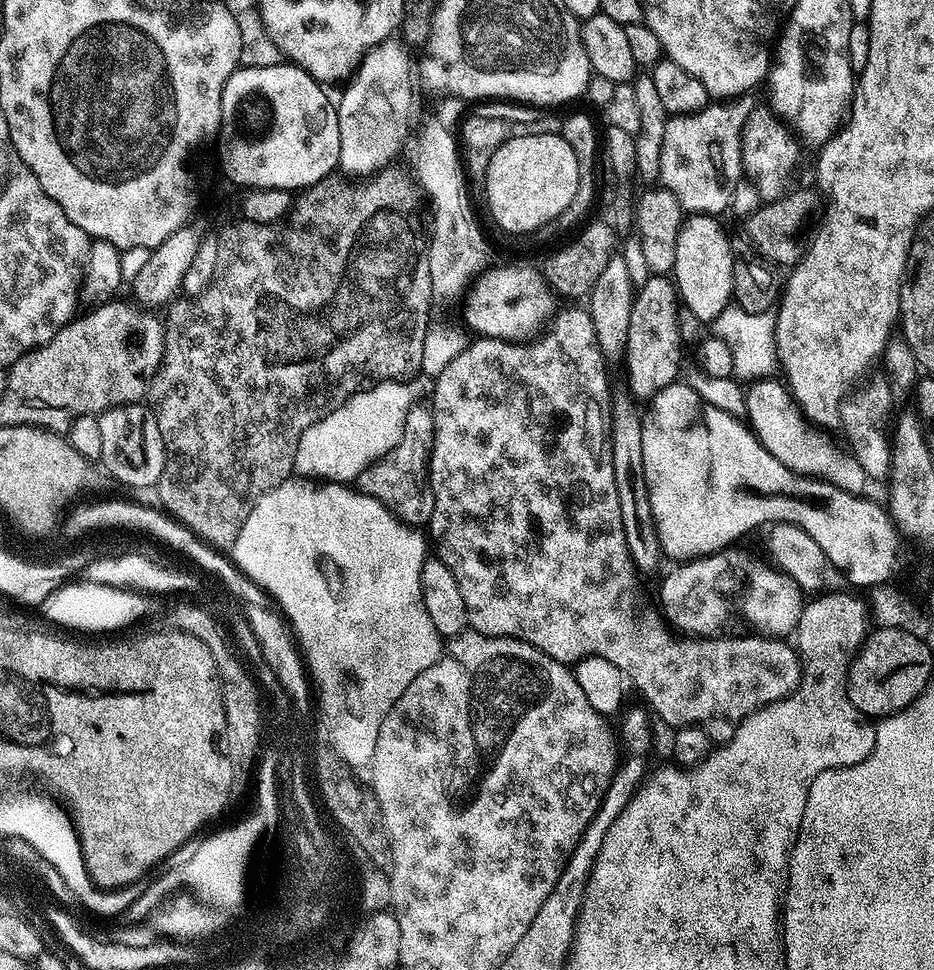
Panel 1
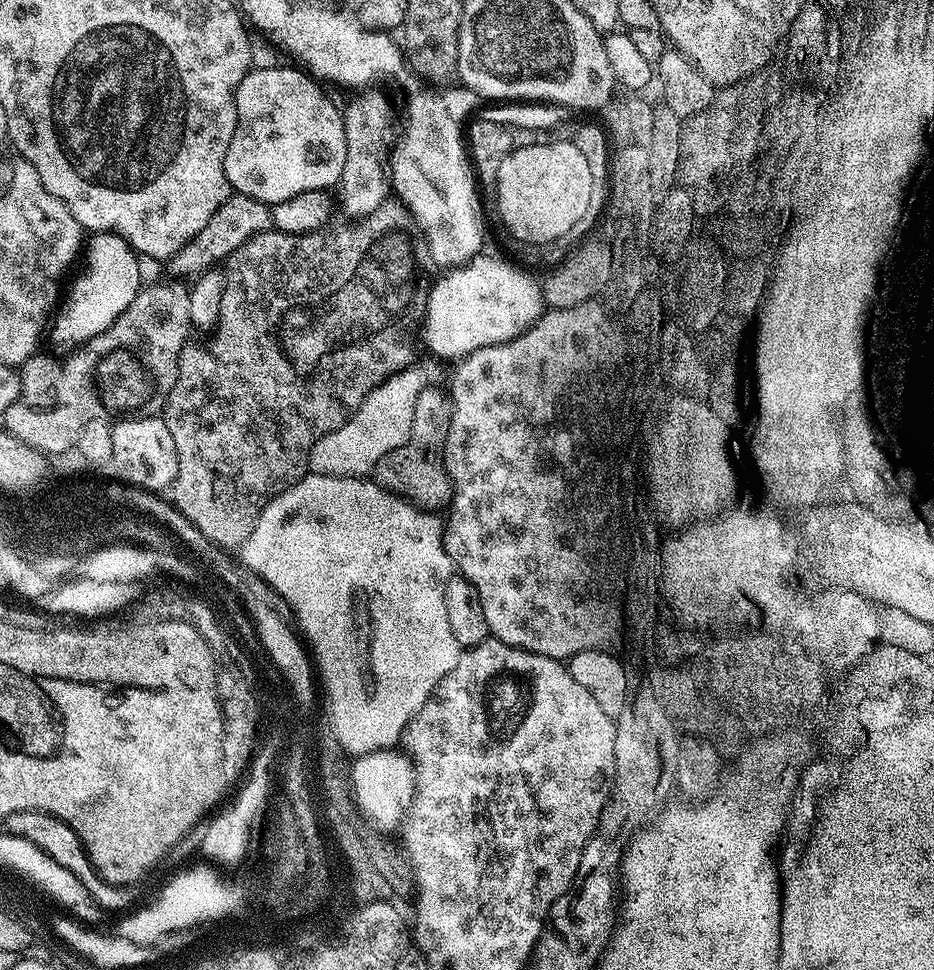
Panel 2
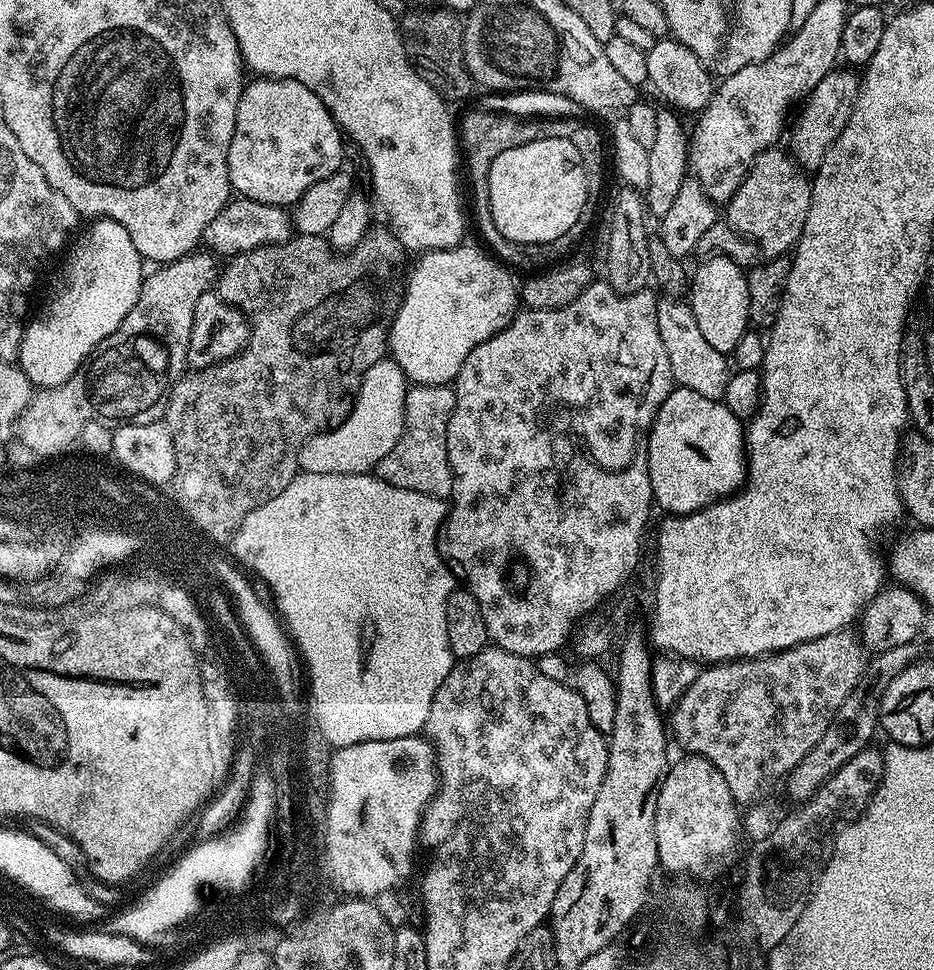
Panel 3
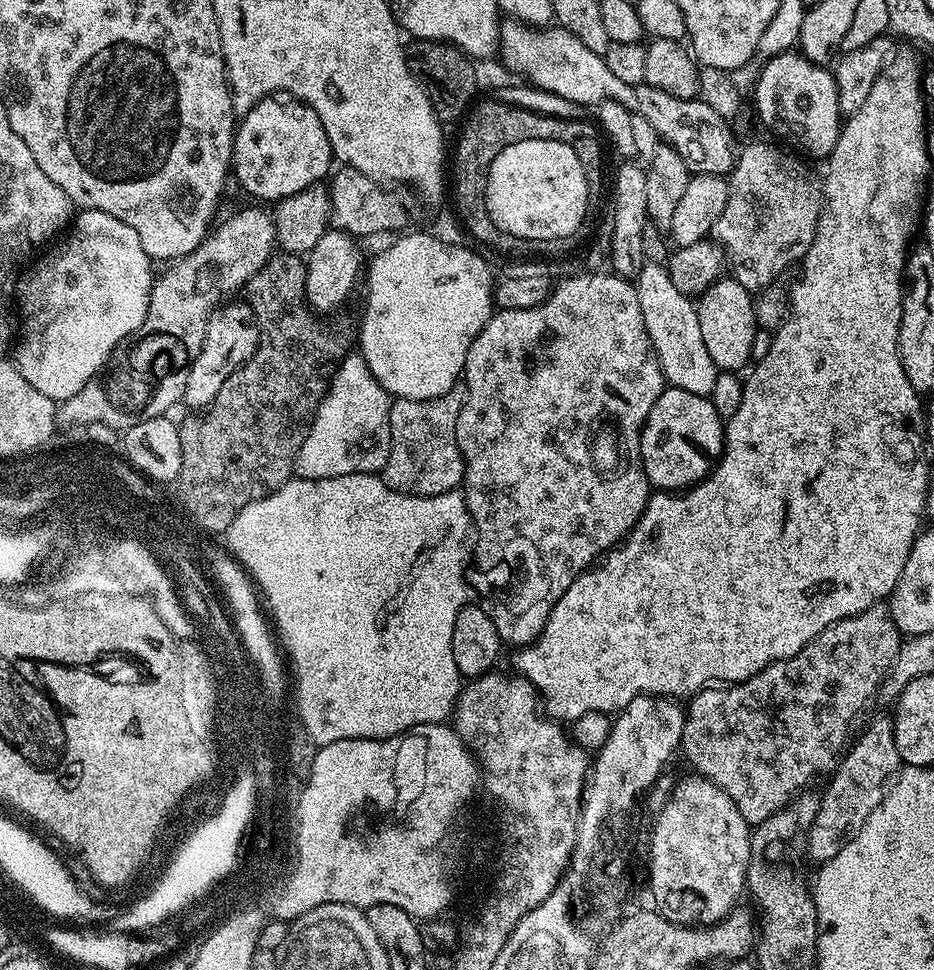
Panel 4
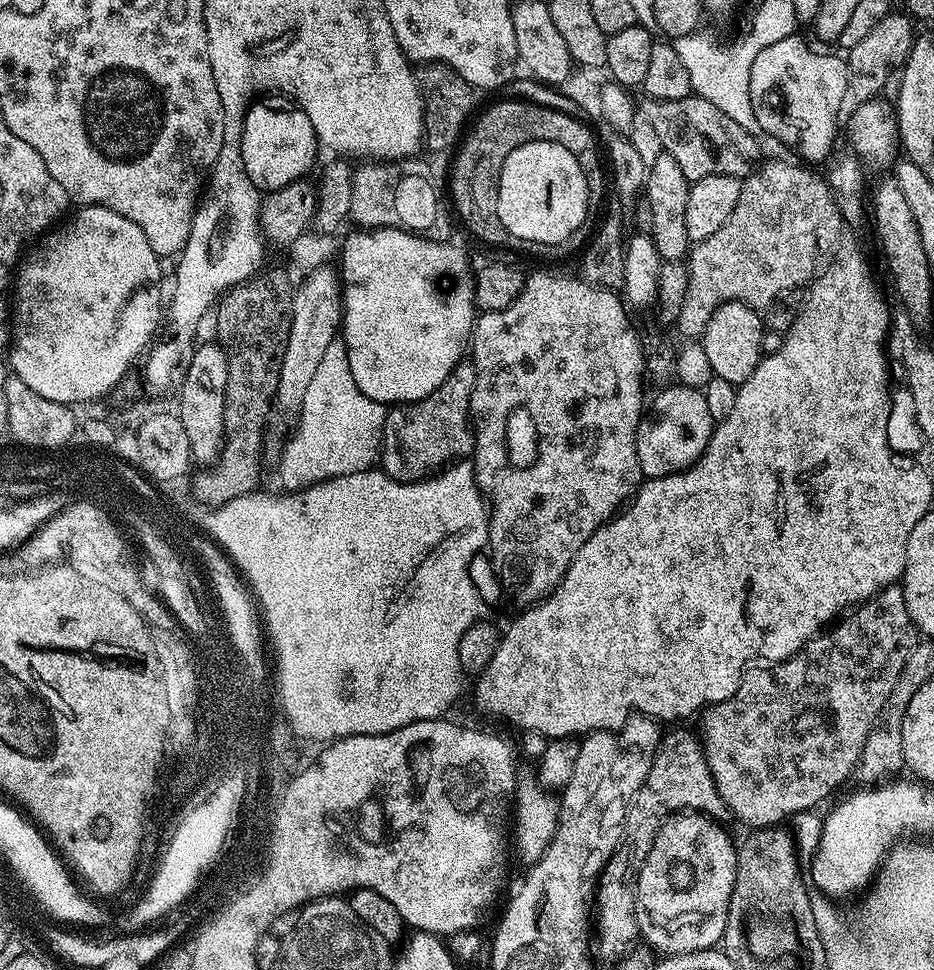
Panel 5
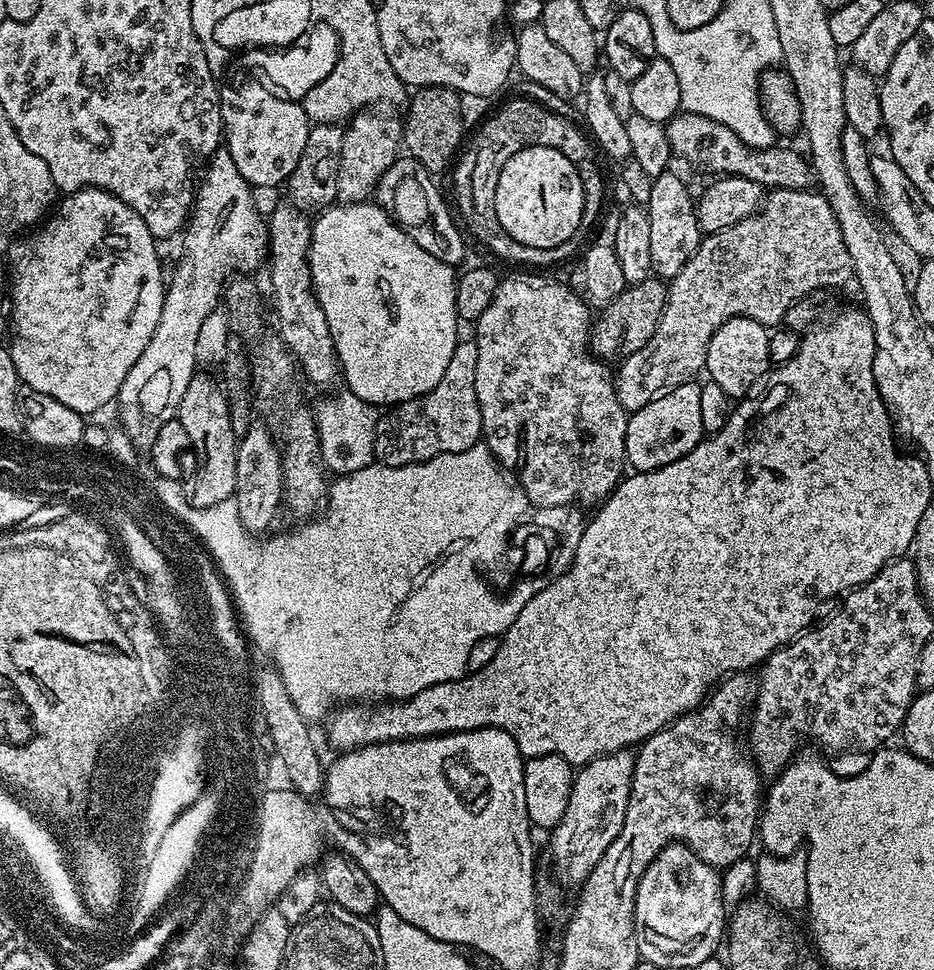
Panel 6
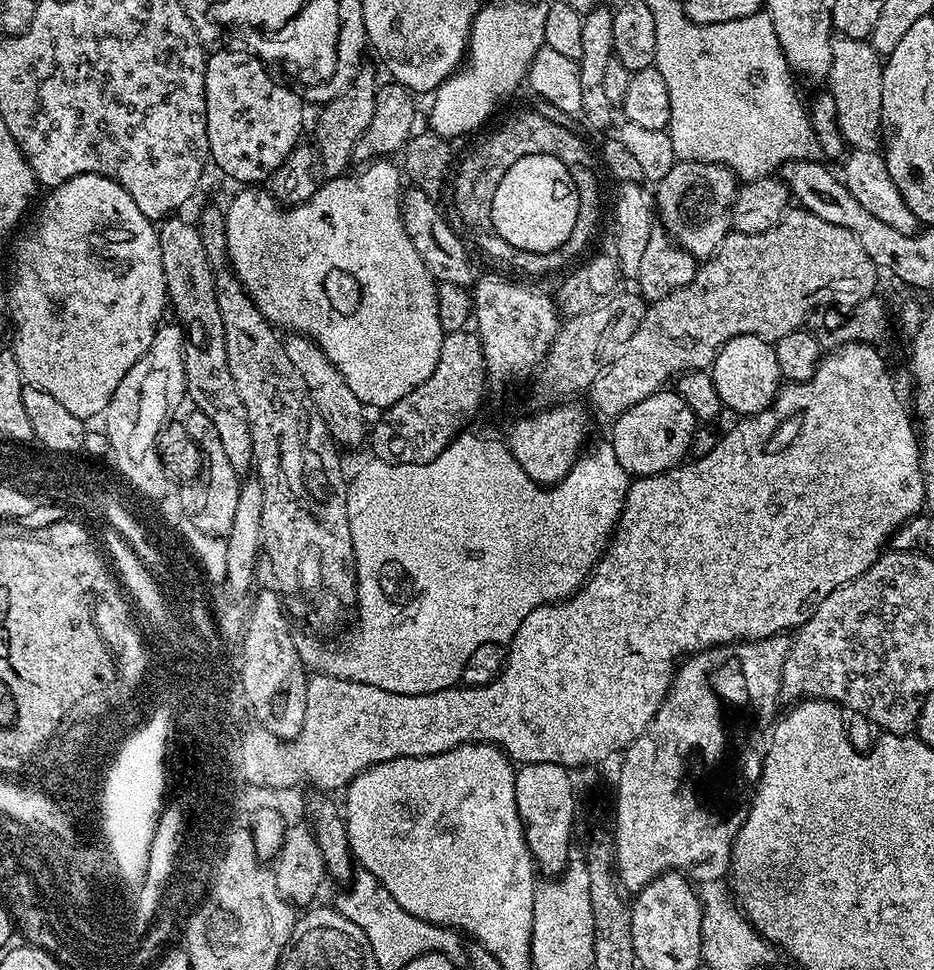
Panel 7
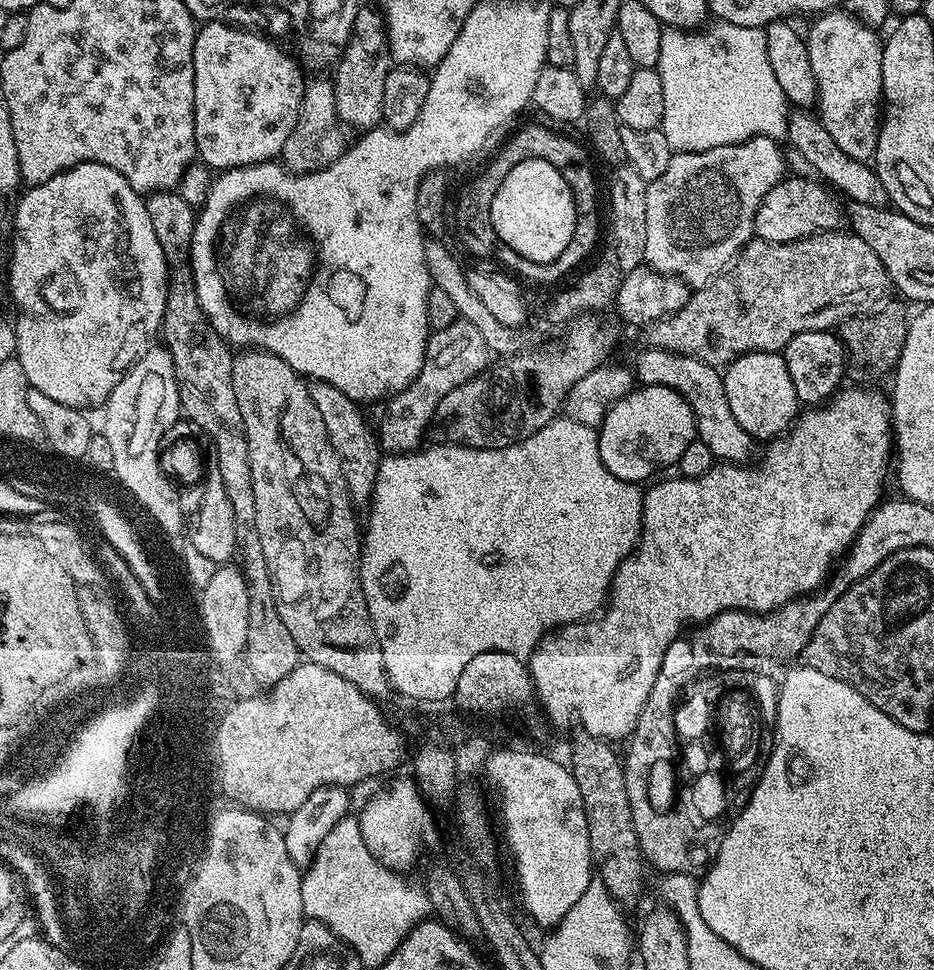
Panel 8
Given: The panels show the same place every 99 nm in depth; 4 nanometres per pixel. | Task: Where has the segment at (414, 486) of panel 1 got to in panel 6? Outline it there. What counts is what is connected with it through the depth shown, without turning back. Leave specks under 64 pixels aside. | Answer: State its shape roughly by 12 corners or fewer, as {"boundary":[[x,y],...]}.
{"boundary":[[457,340],[434,390],[381,415],[397,468],[481,443],[478,346]]}

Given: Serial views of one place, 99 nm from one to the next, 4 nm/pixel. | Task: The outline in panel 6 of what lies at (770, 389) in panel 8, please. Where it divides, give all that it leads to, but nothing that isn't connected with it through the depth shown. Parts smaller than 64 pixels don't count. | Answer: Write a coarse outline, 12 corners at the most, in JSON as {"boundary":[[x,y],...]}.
{"boundary":[[735,316],[714,330],[707,379],[747,397],[770,368],[769,329]]}

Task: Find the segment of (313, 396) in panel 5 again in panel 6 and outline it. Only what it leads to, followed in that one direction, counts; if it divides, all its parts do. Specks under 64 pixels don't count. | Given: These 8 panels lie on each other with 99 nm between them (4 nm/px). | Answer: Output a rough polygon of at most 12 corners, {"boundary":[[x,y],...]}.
{"boundary":[[341,390],[315,405],[329,473],[373,463],[377,405]]}

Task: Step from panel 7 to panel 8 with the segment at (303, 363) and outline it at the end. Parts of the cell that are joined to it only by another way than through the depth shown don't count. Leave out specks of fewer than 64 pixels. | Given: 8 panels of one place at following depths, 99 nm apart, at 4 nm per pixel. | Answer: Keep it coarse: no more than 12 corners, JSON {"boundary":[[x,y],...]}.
{"boundary":[[321,380],[326,422],[353,505],[372,499],[382,449],[363,407]]}

